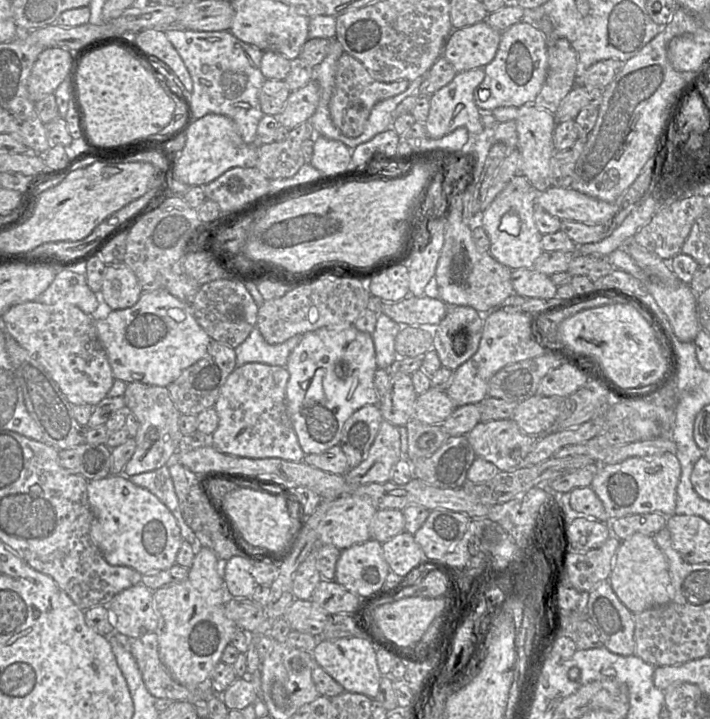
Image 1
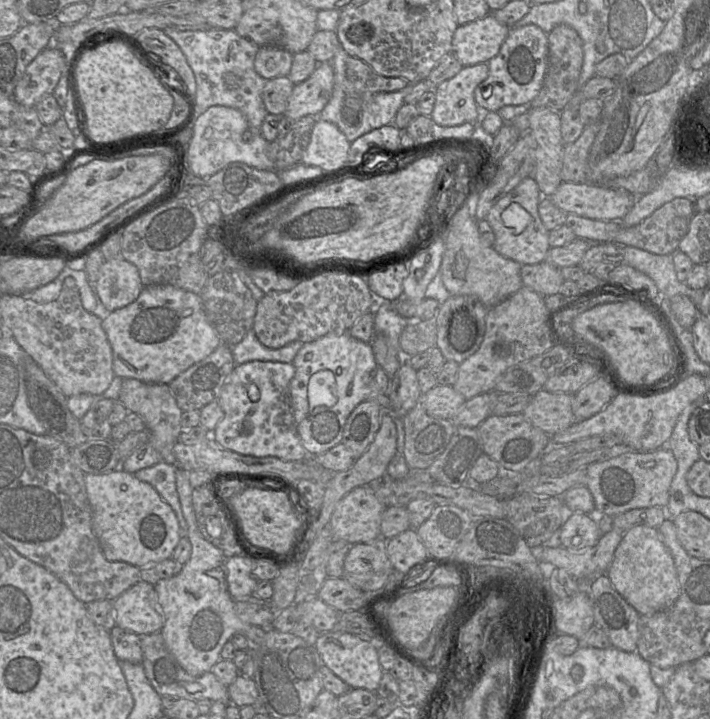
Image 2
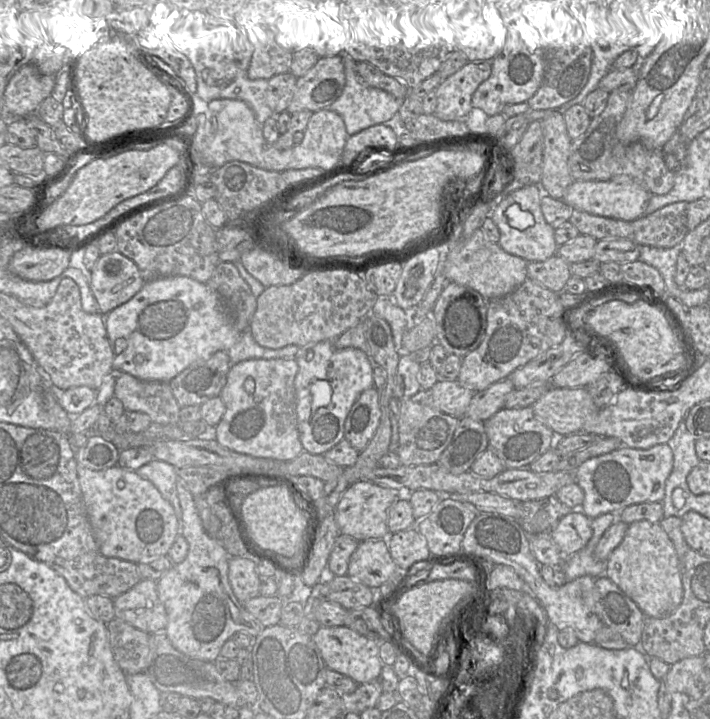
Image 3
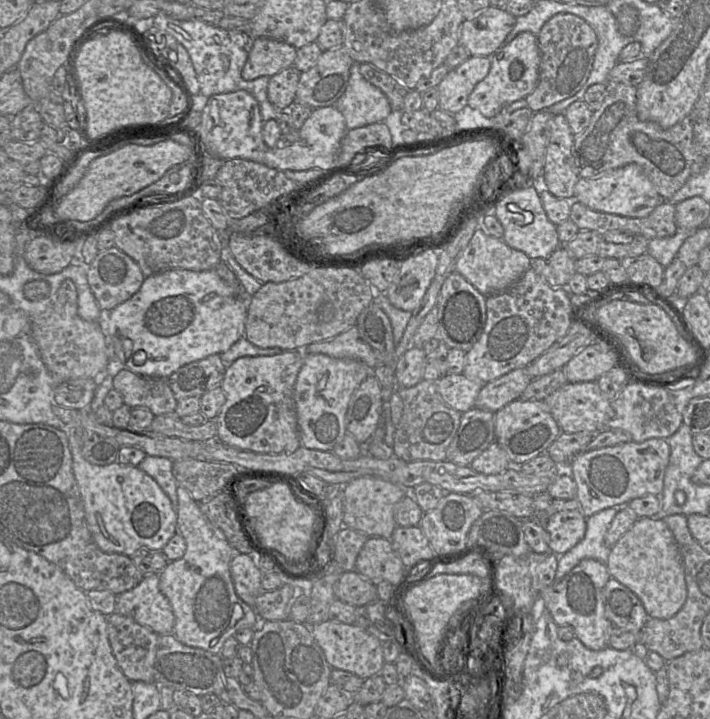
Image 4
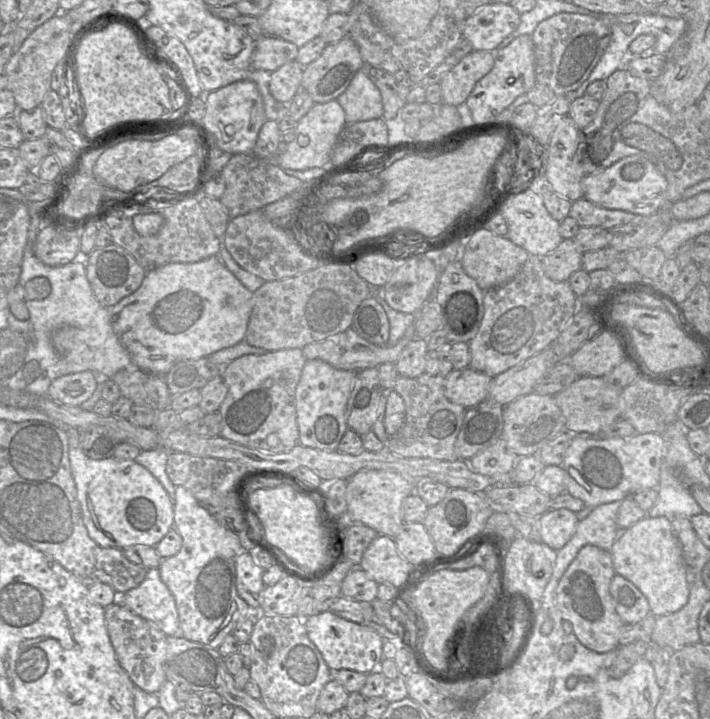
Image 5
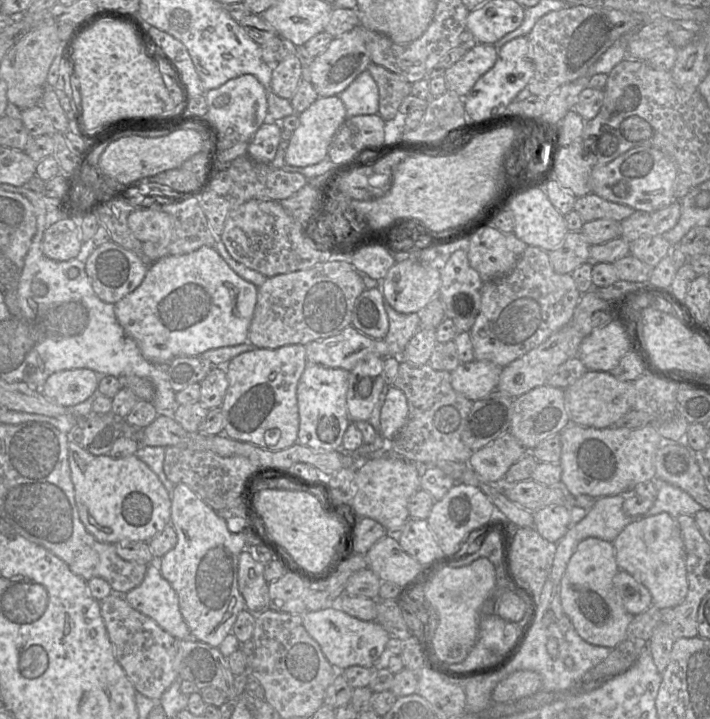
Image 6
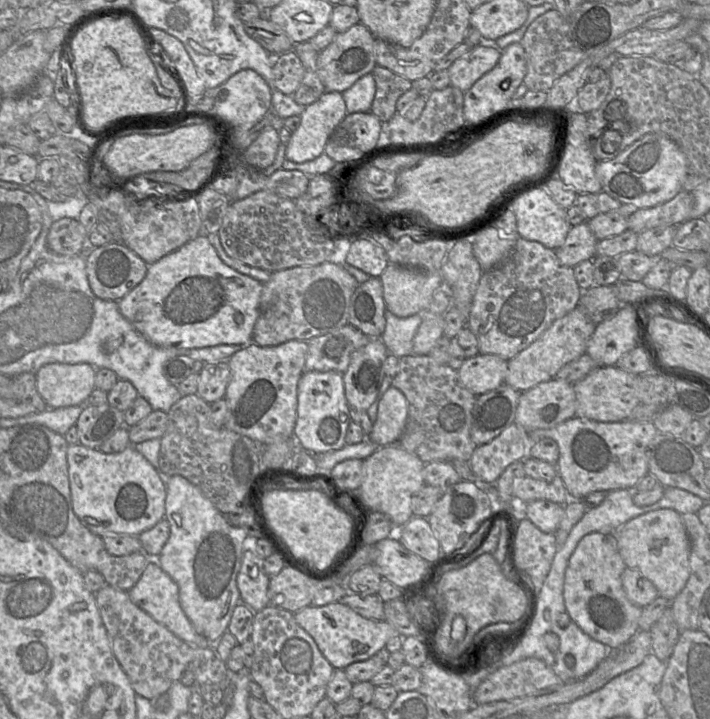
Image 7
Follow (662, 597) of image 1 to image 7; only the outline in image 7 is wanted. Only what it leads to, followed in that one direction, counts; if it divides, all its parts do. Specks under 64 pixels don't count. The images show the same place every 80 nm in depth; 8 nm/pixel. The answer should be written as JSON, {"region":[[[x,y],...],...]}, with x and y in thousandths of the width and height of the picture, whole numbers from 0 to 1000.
{"region":[[[941,707],[921,709],[886,723],[865,744],[882,789],[899,793],[917,808],[928,829],[946,836],[961,822],[972,800],[973,764],[961,716]]]}

